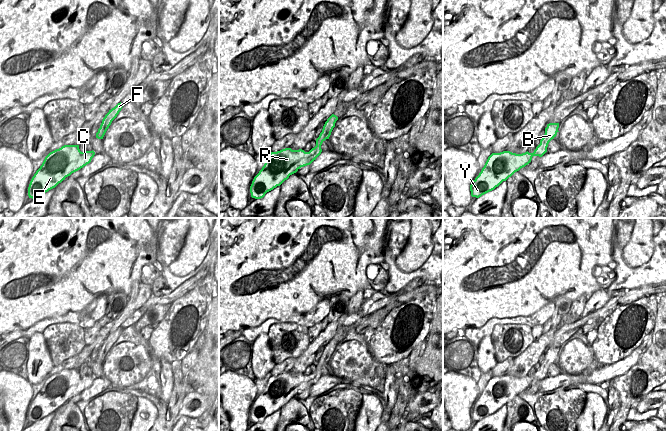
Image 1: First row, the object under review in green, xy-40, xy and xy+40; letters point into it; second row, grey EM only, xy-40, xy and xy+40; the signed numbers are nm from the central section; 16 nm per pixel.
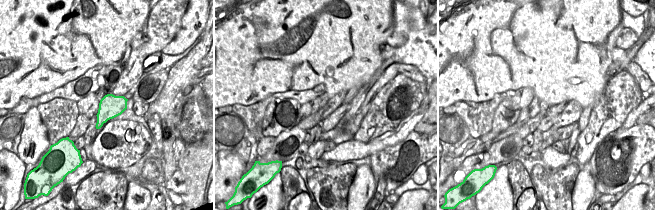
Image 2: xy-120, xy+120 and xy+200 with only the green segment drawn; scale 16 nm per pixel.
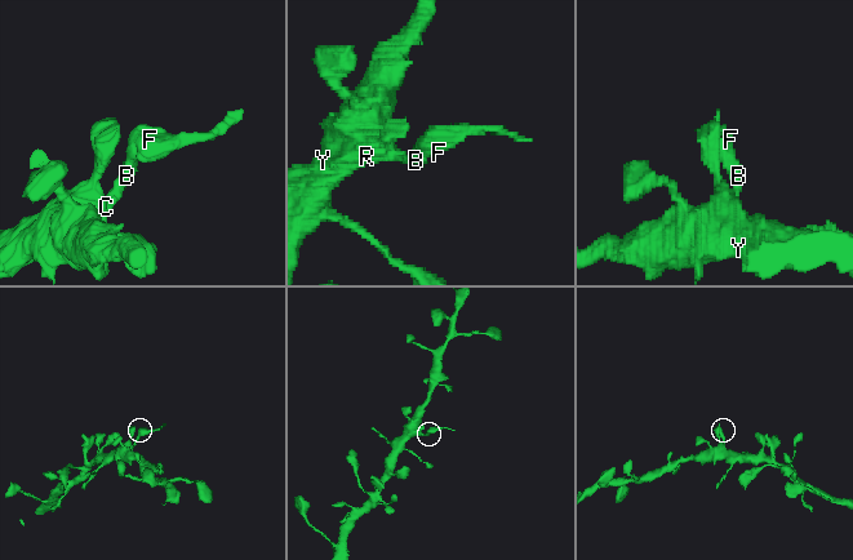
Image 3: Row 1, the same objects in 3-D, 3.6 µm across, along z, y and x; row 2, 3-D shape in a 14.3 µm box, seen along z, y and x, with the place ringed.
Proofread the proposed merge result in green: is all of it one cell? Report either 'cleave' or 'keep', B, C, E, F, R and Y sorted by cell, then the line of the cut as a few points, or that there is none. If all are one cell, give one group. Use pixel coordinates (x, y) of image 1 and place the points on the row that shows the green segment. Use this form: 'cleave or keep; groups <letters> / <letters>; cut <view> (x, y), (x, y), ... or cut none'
keep; groups B C E F R Y; cut none

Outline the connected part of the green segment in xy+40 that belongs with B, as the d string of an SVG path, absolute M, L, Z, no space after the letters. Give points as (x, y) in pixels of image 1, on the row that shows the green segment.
M549 123L545 128L545 134L540 144L533 153L528 151L522 154L503 151L492 153L479 175L470 185L471 196L479 198L482 195L494 190L503 181L506 181L515 172L528 165L533 156L542 157L547 152L549 142L557 135L559 123Z

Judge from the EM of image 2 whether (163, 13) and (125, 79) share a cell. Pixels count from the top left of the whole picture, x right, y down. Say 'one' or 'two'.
one

